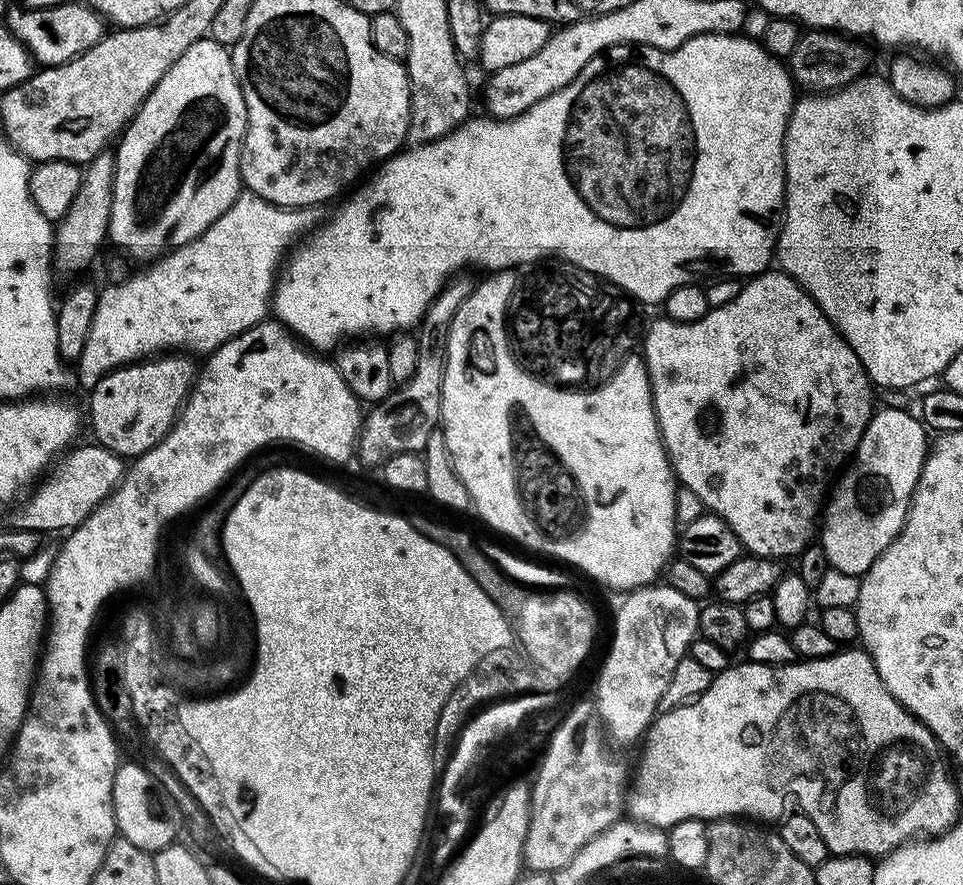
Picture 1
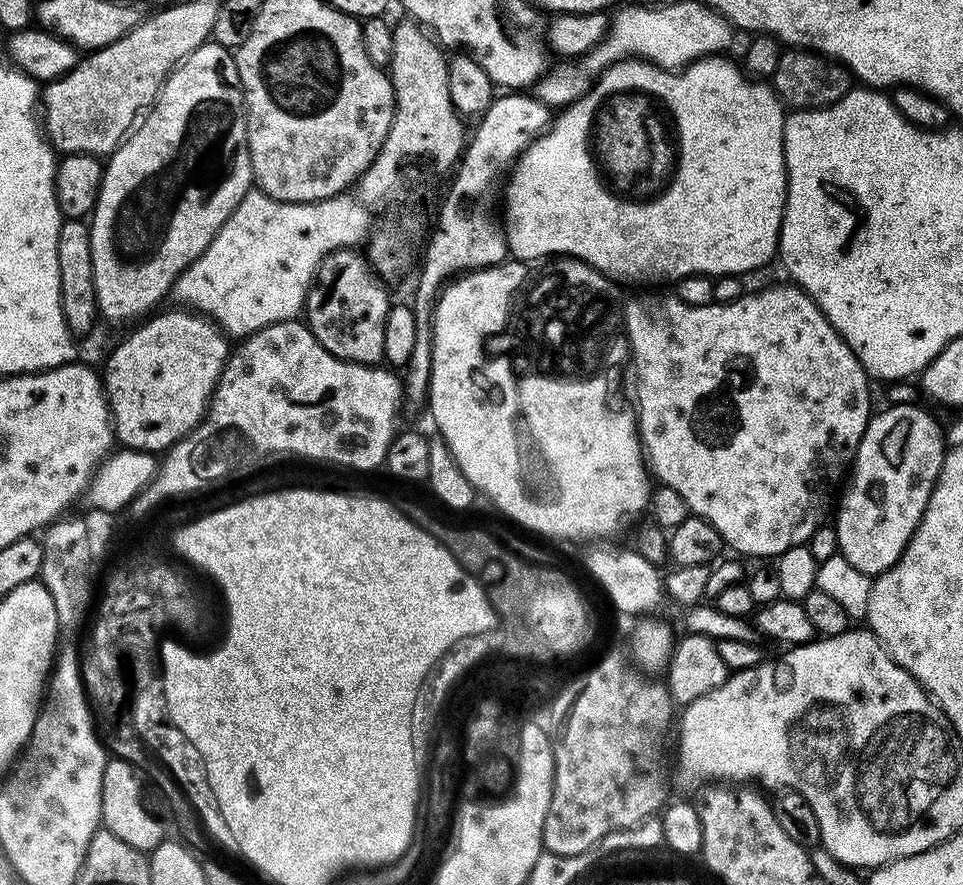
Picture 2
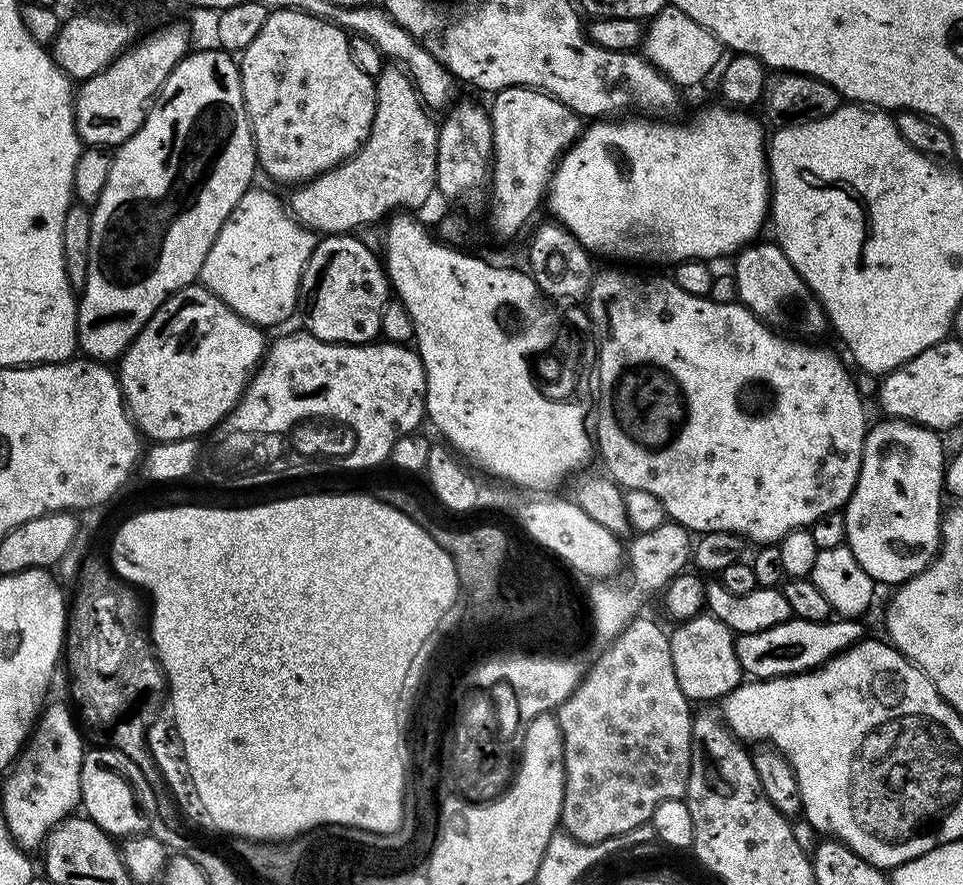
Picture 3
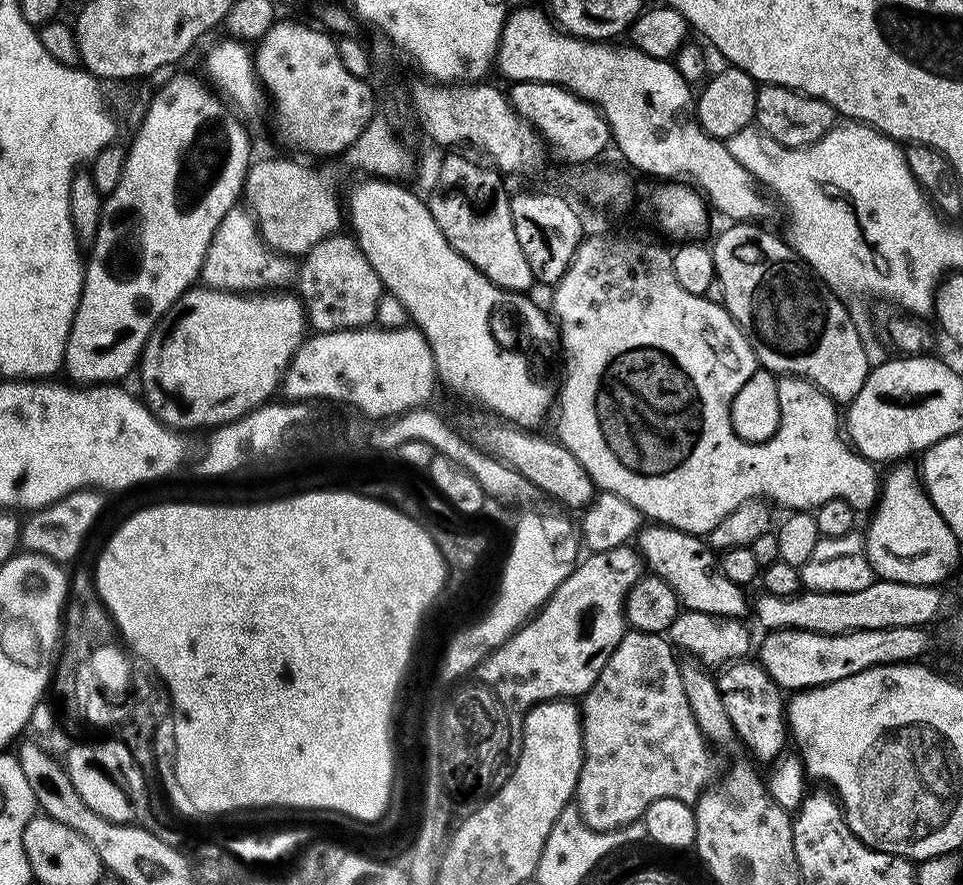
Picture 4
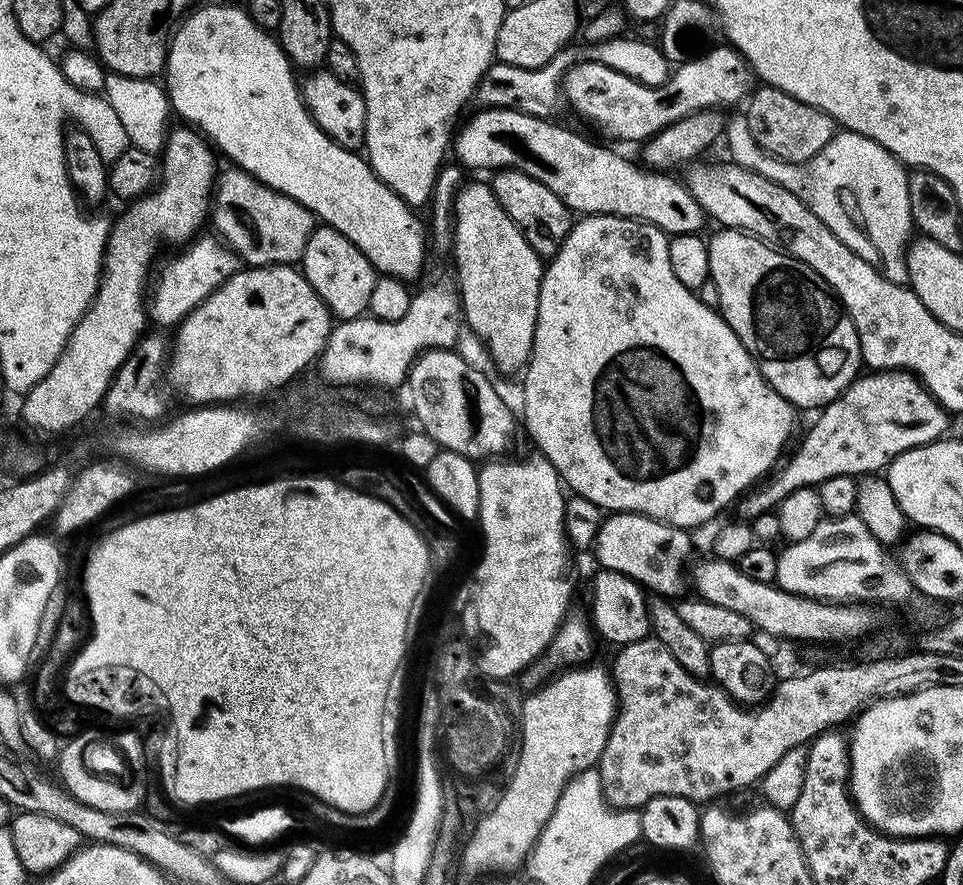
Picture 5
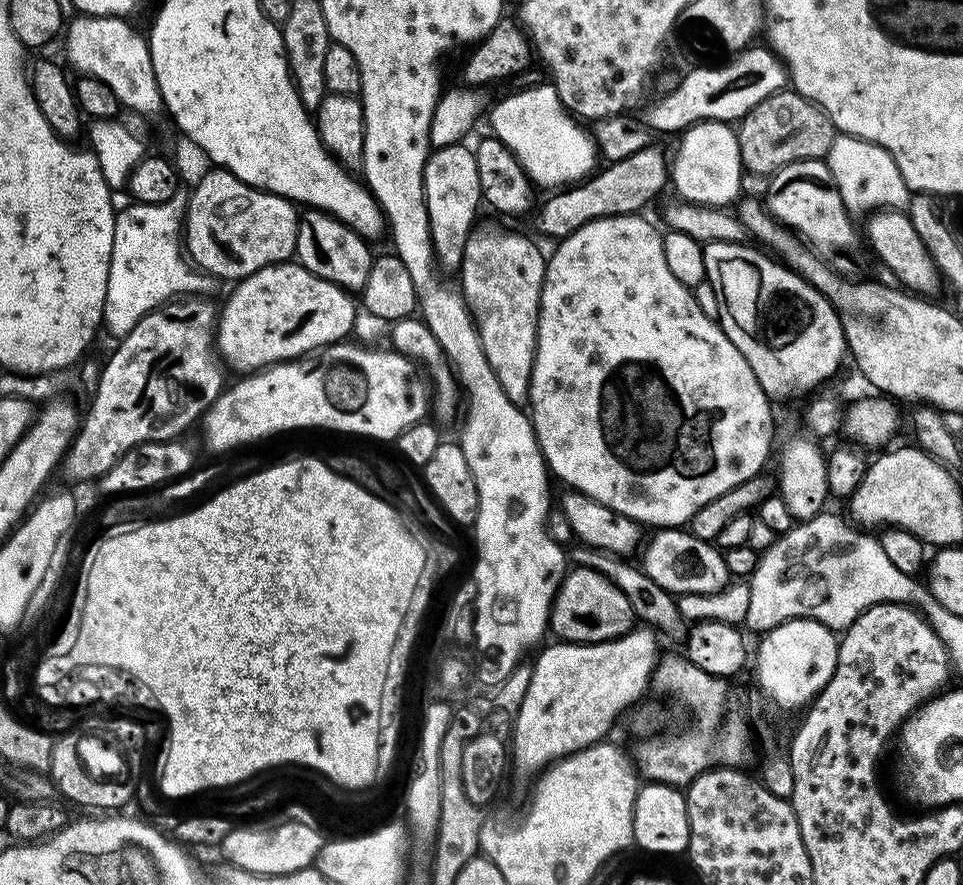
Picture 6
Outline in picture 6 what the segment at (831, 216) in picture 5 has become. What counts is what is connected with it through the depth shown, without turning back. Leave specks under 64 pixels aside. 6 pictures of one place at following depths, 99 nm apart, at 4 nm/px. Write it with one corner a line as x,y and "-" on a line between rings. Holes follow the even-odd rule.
837,135
826,157
833,182
849,213
872,214
883,209
903,209
910,199
910,189
902,178
894,158
882,146
853,136

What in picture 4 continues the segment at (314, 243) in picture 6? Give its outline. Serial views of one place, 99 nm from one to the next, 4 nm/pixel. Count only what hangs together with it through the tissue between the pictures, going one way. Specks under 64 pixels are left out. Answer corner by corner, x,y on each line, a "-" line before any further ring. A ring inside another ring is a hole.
351,235
327,236
304,253
294,284
300,287
298,295
304,303
304,314
316,332
367,328
376,319
382,285
374,266
370,266
366,254
362,254

